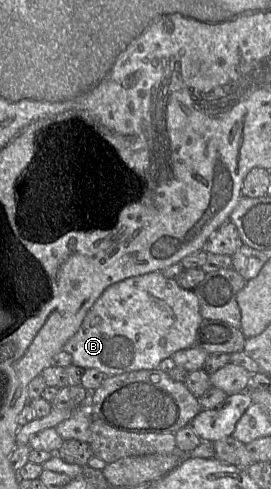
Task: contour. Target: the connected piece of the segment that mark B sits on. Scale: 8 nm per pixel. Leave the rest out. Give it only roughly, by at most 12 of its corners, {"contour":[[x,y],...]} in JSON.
{"contour":[[150,272],[106,288],[63,351],[105,376],[195,345],[193,290]]}

